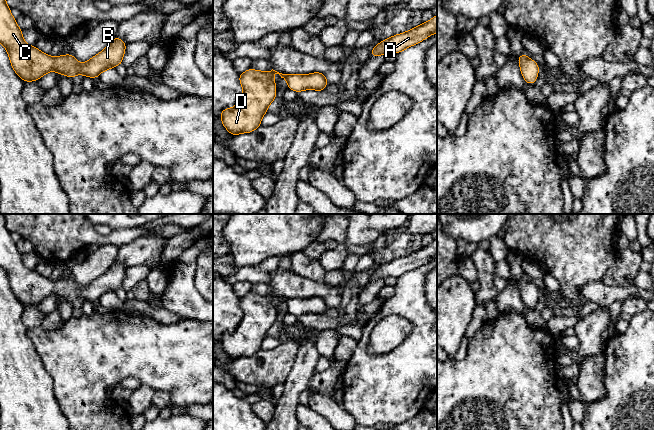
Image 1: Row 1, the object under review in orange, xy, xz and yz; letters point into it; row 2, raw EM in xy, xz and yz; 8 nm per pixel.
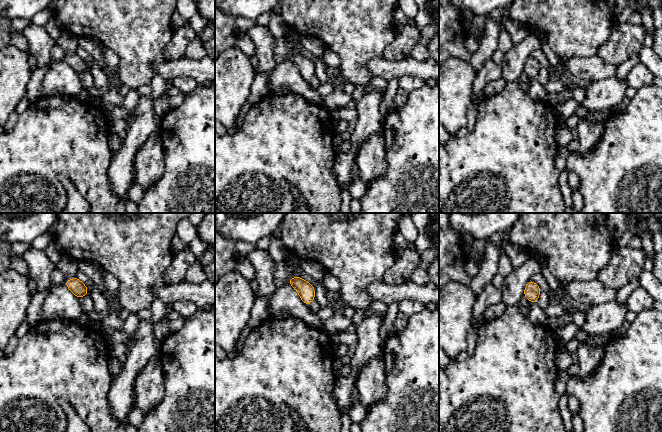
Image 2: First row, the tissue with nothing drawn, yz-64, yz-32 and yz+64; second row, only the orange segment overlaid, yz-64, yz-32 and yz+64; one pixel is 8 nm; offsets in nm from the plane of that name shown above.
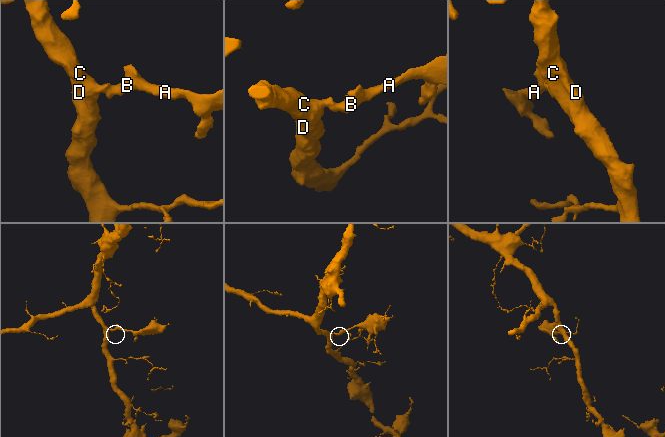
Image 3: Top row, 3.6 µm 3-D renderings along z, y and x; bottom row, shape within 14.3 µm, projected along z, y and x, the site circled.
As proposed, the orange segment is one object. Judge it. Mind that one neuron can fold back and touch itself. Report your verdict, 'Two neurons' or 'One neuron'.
One neuron

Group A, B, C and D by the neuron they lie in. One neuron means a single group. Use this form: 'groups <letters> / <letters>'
groups A B C D

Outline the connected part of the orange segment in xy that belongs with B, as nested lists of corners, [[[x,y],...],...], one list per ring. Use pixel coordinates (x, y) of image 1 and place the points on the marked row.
[[[0,0],[0,43],[7,50],[15,73],[25,82],[35,82],[50,71],[71,79],[78,74],[97,79],[101,72],[122,64],[127,46],[115,36],[103,51],[85,63],[77,62],[72,53],[53,58],[24,41],[6,0]]]

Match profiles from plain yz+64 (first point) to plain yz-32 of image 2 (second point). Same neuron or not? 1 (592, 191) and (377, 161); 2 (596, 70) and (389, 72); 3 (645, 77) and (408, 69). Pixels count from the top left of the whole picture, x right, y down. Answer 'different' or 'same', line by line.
1: different
2: same
3: different

